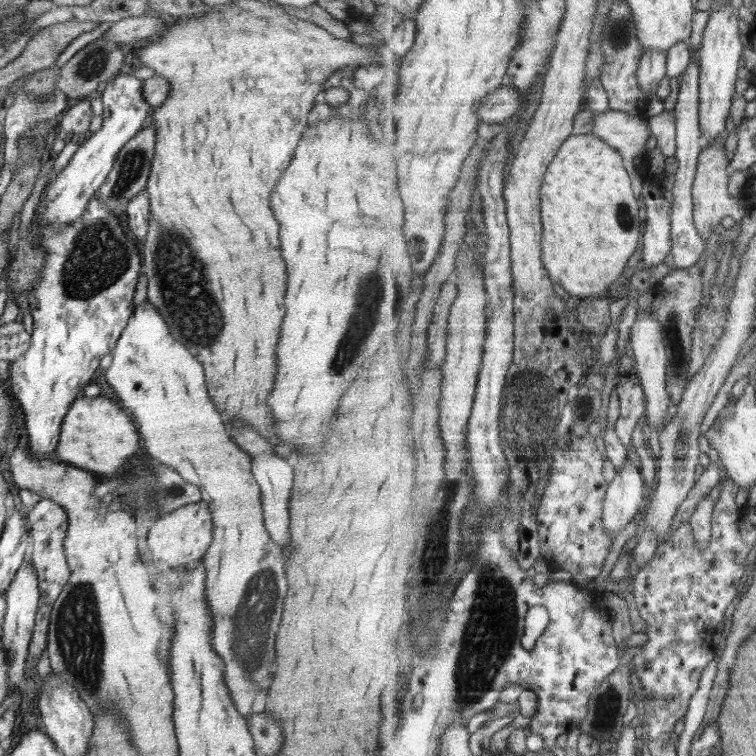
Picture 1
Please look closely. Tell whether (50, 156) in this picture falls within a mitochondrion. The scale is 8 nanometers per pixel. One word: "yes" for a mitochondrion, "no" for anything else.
no

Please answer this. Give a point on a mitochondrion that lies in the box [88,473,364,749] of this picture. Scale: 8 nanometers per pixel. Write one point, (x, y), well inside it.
(247, 646)

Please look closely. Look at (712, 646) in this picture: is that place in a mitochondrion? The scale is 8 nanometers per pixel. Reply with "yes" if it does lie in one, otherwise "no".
no

